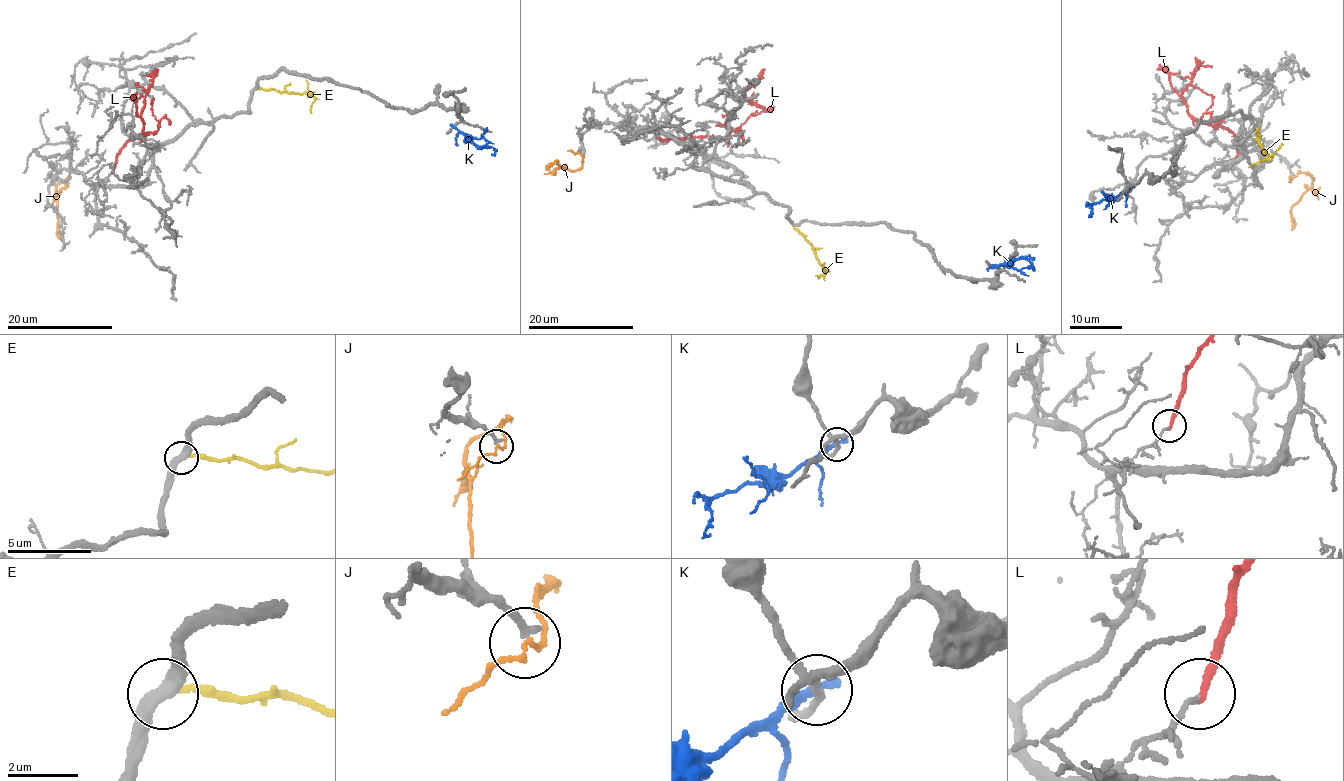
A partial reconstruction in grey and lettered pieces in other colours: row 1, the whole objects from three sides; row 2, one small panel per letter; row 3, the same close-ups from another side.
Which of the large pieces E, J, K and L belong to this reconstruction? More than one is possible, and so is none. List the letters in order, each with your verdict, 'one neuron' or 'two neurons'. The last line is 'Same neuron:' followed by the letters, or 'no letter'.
E: two neurons
J: two neurons
K: two neurons
L: two neurons
Same neuron: no letter

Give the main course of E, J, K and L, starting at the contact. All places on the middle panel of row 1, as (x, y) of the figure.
E: (793, 226), (809, 242), (824, 274), (825, 263)
J: (582, 155), (581, 166), (572, 170), (558, 168), (560, 164), (556, 160), (547, 169)
K: (992, 266), (1007, 266), (1021, 258), (1028, 259), (1033, 265), (1028, 269)
L: (658, 137), (724, 139), (730, 132), (727, 115), (744, 98), (764, 109), (753, 116)

